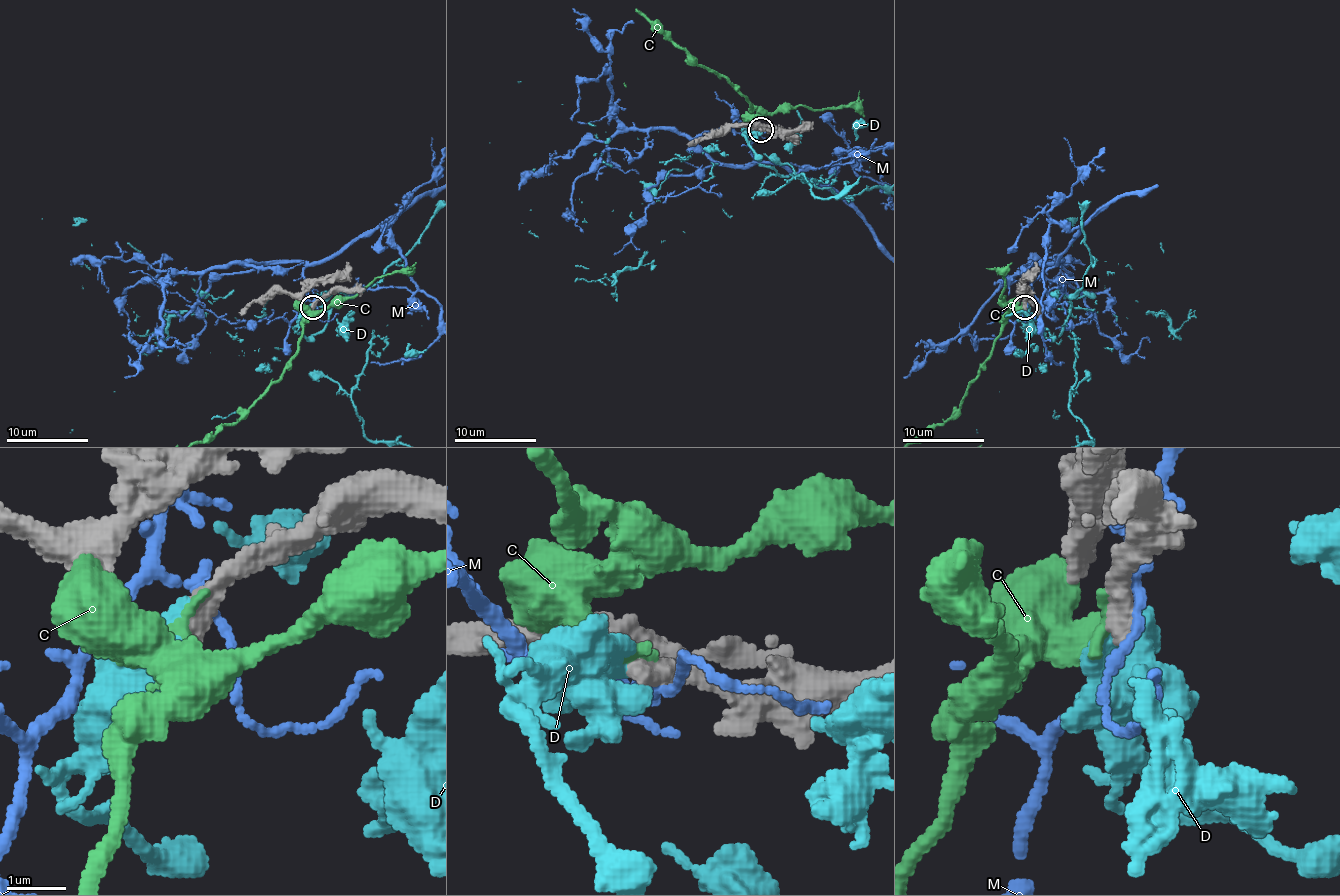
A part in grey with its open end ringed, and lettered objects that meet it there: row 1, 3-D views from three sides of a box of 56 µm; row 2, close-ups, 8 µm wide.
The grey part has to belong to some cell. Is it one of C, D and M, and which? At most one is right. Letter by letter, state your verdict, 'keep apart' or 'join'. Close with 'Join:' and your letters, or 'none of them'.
C: keep apart
D: keep apart
M: keep apart
Join: none of them

